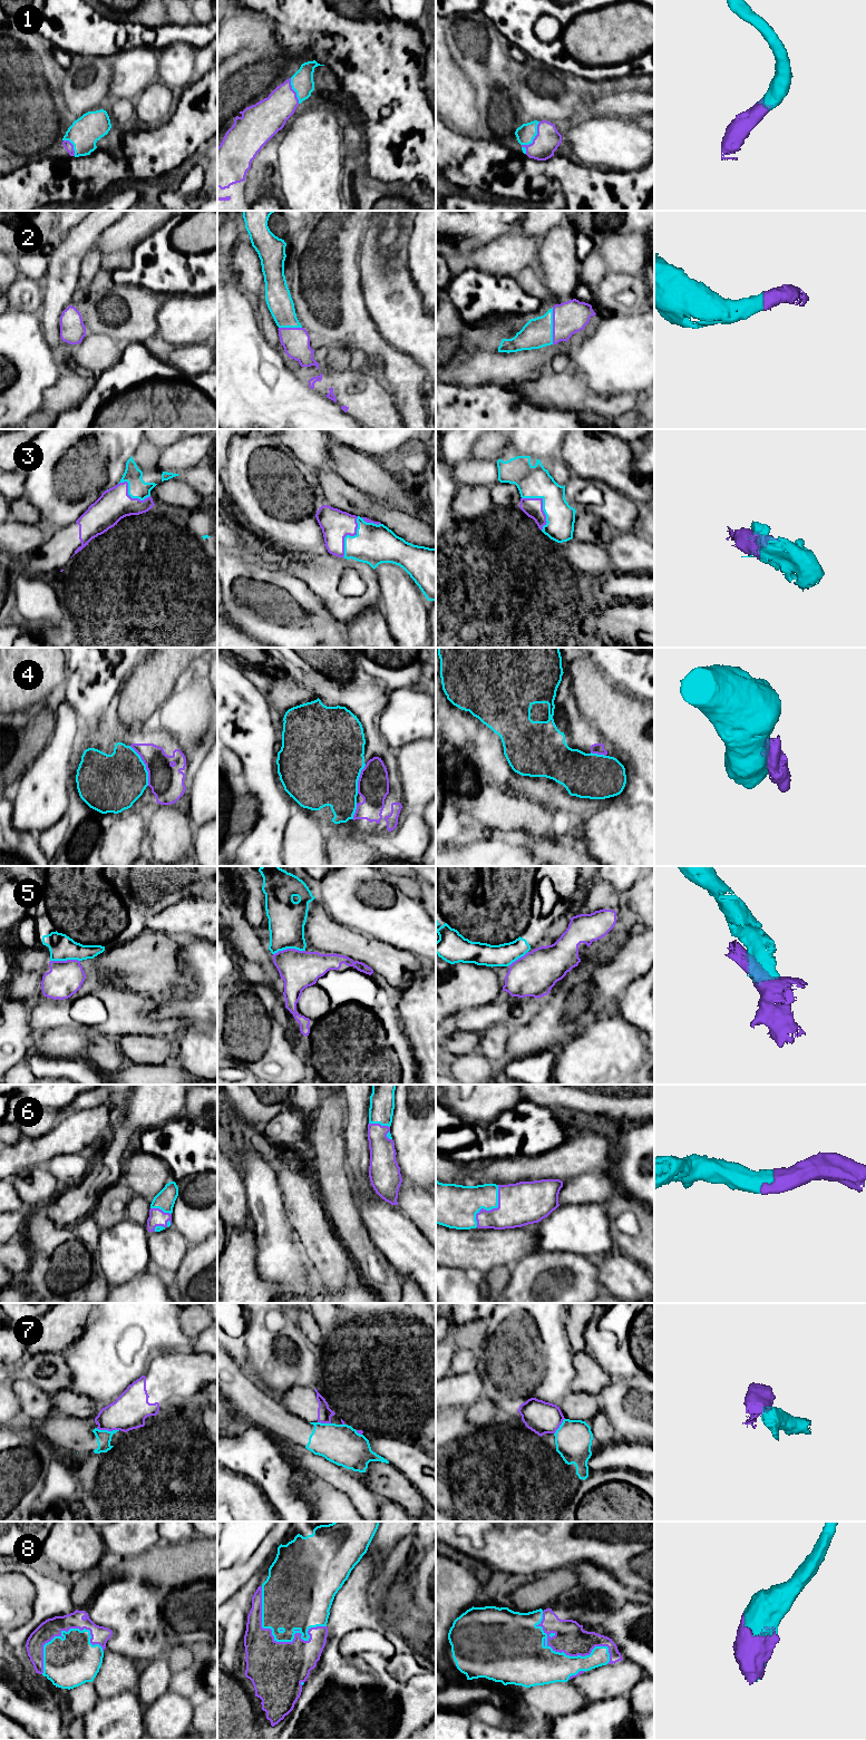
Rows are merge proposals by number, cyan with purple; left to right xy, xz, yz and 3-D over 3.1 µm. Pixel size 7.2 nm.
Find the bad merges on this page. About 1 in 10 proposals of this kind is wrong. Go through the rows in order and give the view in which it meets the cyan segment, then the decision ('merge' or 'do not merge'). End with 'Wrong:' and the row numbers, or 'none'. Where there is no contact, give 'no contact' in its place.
1: yz | merge
2: yz | merge
3: yz | merge
4: xy | merge
5: xz | do not merge
6: yz | merge
7: xy | do not merge
8: yz | merge
Wrong: 5, 7

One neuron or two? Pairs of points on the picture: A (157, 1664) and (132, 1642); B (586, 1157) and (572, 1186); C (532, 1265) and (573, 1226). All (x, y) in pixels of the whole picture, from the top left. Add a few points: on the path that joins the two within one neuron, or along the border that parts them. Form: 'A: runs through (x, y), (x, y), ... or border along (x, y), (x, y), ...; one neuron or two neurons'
A: border along (159, 1654), (149, 1661); two neurons
B: border along (602, 1170), (584, 1172), (570, 1177), (565, 1182); two neurons
C: border along (541, 1248), (544, 1251), (573, 1253); two neurons

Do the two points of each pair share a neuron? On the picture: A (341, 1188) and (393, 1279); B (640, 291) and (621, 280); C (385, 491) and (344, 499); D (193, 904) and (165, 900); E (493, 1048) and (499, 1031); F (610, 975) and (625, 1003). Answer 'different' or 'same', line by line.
A: same
B: same
C: different
D: different
E: same
F: different

